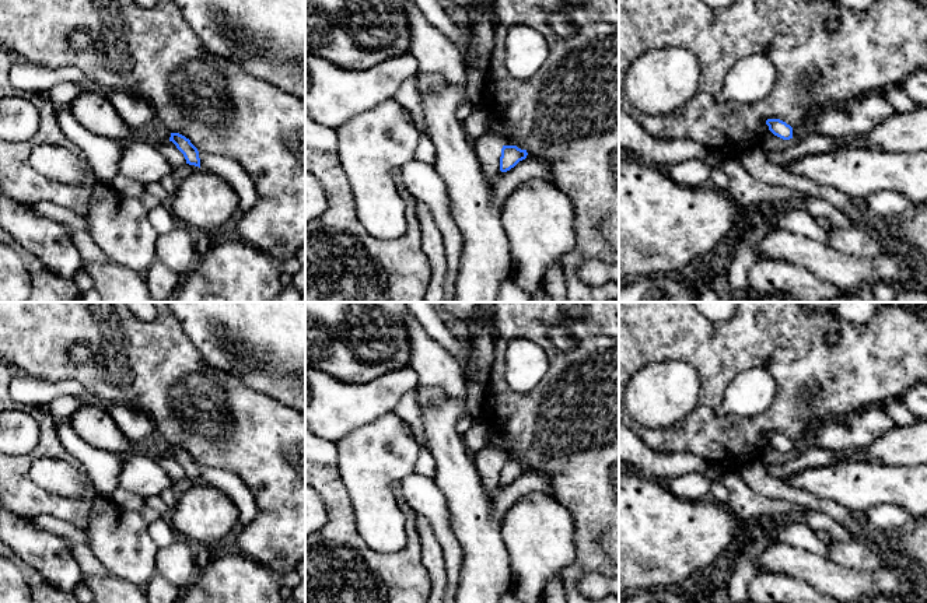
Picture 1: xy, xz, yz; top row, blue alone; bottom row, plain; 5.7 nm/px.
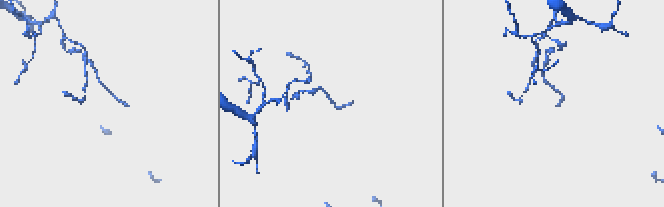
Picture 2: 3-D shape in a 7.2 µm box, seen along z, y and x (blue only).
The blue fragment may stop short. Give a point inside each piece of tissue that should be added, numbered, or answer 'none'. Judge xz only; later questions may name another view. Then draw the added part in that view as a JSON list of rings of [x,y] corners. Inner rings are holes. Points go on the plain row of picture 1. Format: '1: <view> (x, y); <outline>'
none

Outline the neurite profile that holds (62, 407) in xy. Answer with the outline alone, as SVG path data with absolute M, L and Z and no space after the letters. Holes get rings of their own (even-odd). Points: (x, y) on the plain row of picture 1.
M60 396L49 403L48 413L56 420L69 420L80 407L95 404L92 396L74 397L74 396Z

